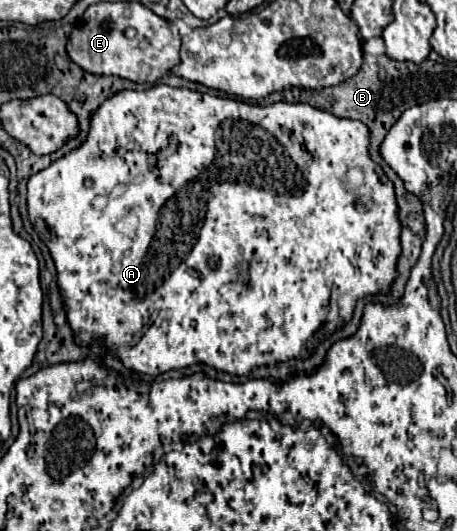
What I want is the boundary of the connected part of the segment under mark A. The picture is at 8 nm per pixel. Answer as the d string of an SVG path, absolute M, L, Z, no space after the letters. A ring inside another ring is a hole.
M156 84L146 90L116 92L116 96L110 96L96 108L96 112L92 112L86 140L70 154L54 160L48 168L32 174L28 180L28 214L44 220L46 230L52 236L46 246L56 264L56 282L70 328L88 332L100 346L120 358L124 368L150 376L192 364L206 364L218 372L244 376L258 366L274 366L290 358L308 358L318 342L326 340L324 334L328 322L334 322L334 326L340 328L352 318L360 298L388 294L392 282L398 278L400 218L396 216L396 194L394 188L388 186L388 182L382 182L376 174L376 162L368 156L368 144L370 132L364 122L338 118L330 112L312 108L310 104L276 102L272 106L256 106L188 88L170 88L166 84ZM356 166L362 170L362 182L350 184L346 174ZM224 178L230 186L212 186L212 182L224 182ZM380 192L390 194L390 198L378 198ZM96 198L104 198L104 206L98 206Z

